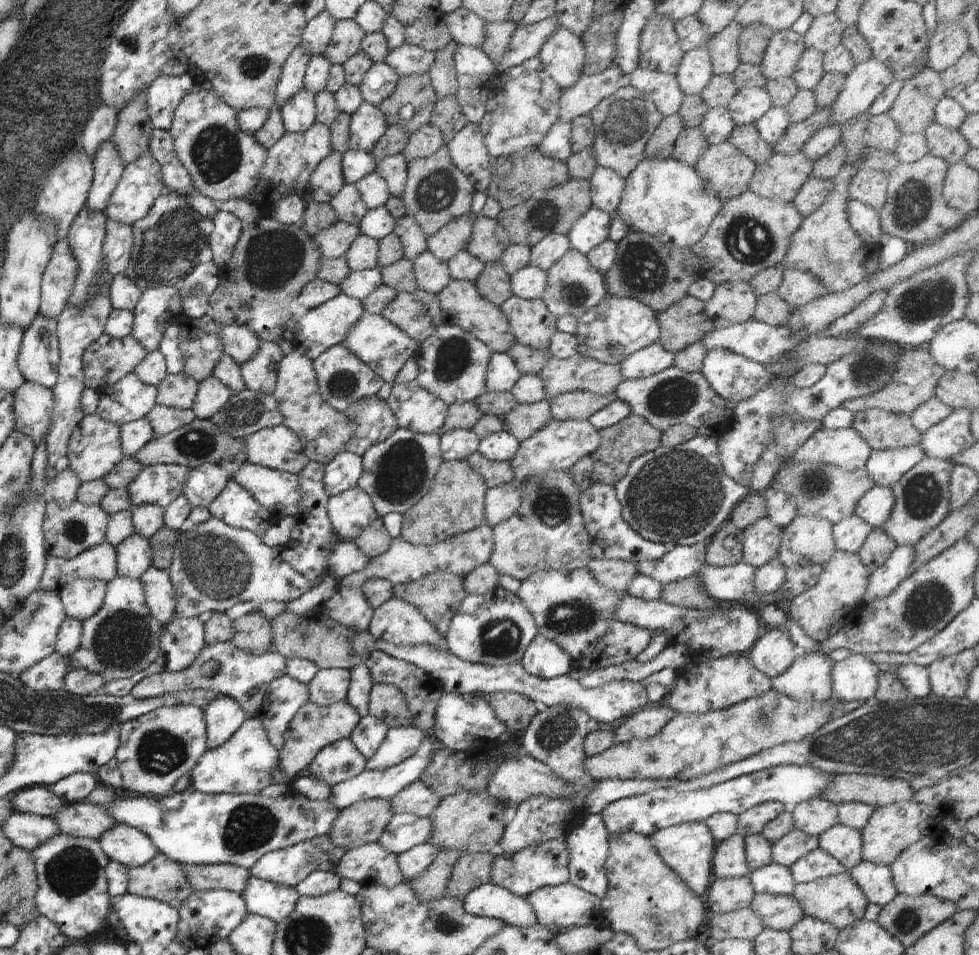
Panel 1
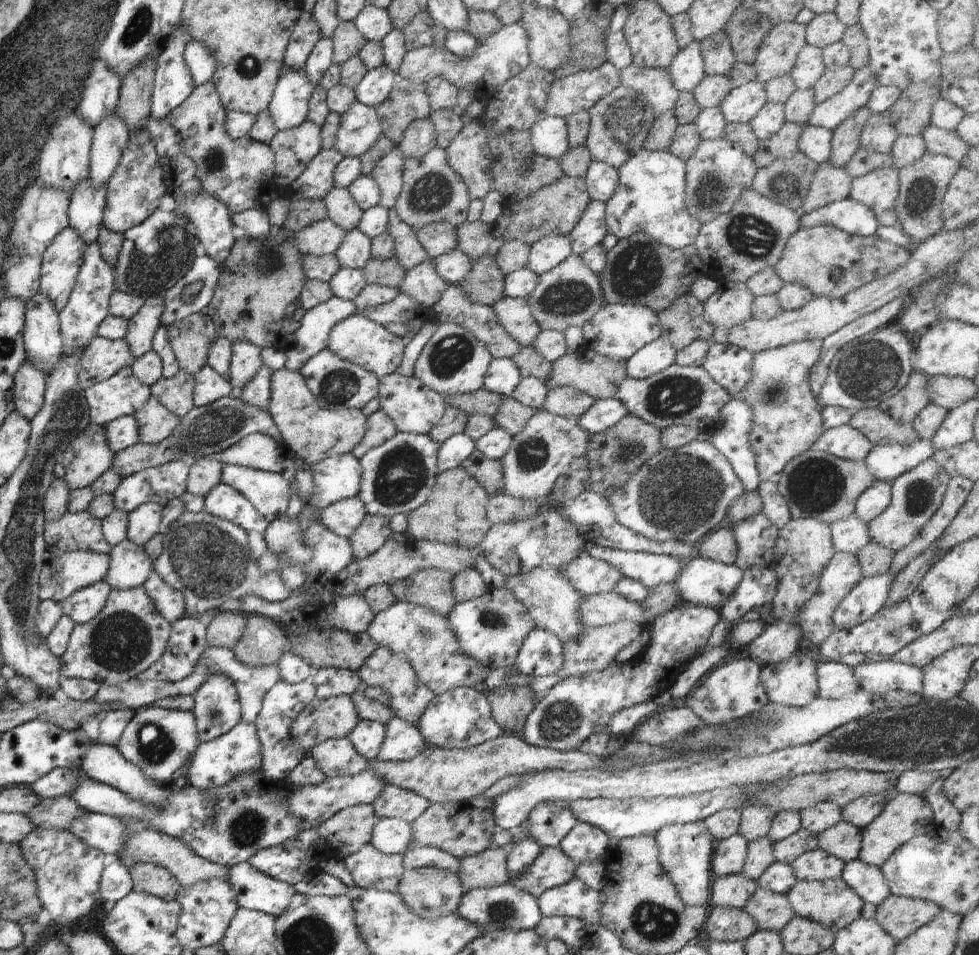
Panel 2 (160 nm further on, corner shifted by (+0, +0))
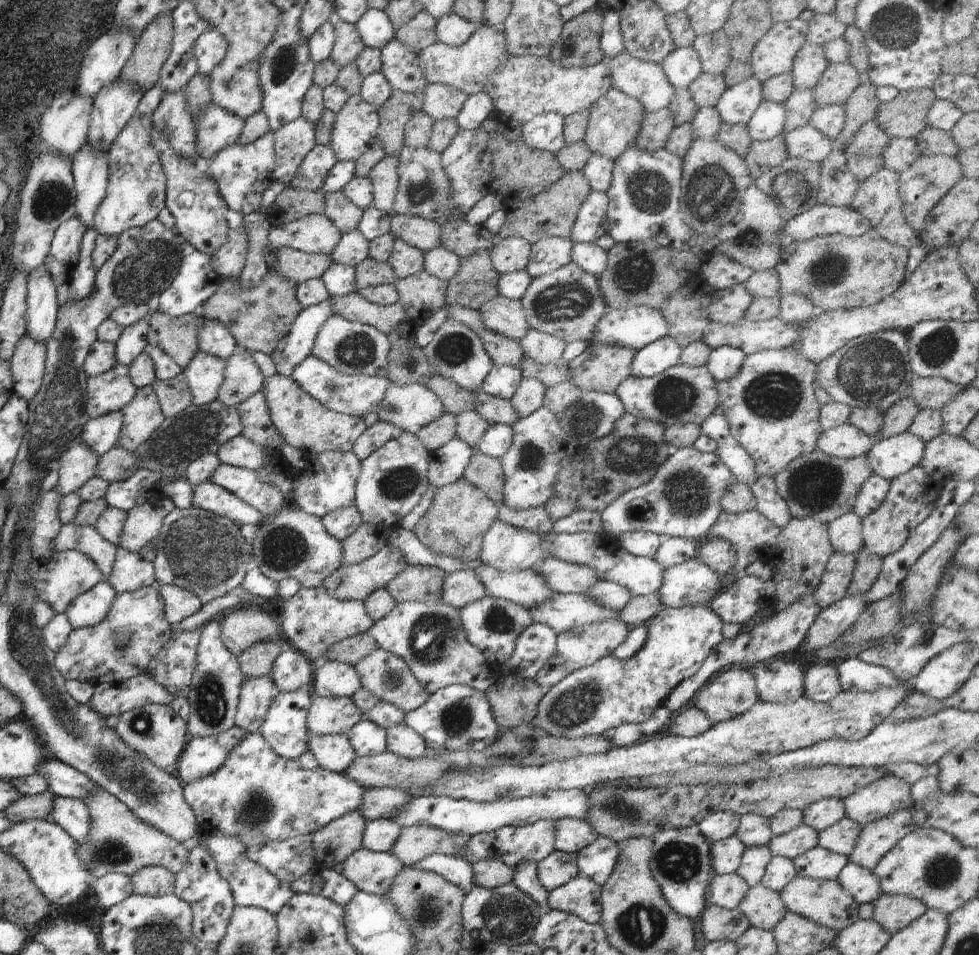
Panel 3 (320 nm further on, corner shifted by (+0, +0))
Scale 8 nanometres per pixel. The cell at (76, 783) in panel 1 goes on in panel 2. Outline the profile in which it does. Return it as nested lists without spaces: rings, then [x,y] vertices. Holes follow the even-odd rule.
[[[53,768],[48,774],[41,776],[28,787],[41,799],[56,798],[62,795],[69,796],[80,777],[82,775],[77,776],[72,769]]]

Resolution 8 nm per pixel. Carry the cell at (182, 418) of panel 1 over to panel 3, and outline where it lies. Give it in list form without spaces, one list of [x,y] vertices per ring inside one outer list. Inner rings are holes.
[[[151,385],[137,388],[132,400],[119,411],[123,416],[123,429],[117,446],[130,452],[142,444],[165,419]]]

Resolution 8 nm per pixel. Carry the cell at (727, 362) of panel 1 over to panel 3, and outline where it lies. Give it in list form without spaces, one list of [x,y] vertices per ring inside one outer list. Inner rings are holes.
[[[723,346],[710,351],[705,365],[717,381],[725,381],[736,376],[746,357],[743,350]]]

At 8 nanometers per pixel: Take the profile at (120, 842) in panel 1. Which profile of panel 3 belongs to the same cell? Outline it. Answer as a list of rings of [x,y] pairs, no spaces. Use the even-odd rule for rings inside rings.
[[[55,796],[54,808],[46,820],[58,824],[74,841],[79,844],[88,842],[92,828],[92,818],[88,806],[79,799]]]

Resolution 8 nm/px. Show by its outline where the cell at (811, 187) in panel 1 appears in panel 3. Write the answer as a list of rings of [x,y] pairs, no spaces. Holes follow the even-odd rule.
[[[838,148],[821,162],[818,205],[850,207],[860,181],[849,171],[847,159]]]

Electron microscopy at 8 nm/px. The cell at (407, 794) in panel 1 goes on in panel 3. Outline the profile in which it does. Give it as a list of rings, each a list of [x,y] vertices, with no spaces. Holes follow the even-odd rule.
[[[392,787],[366,789],[357,808],[367,821],[390,819],[393,812],[412,798],[405,790]]]

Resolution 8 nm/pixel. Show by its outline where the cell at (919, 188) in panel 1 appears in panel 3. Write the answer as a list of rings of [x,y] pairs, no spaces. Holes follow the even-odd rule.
[[[926,155],[918,157],[912,166],[899,172],[899,195],[907,223],[918,233],[925,229],[925,218],[962,179],[963,168],[957,157],[948,155]]]

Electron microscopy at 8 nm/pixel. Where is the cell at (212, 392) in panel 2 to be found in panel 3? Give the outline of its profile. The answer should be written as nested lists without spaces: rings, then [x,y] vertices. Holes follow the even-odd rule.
[[[198,351],[183,368],[194,405],[210,404],[217,399],[226,365],[227,361],[223,358]]]

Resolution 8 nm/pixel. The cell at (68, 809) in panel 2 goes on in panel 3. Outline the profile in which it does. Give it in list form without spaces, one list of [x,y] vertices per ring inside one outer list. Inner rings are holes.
[[[49,791],[38,795],[21,796],[15,802],[12,802],[6,810],[4,816],[12,823],[26,822],[26,820],[46,820],[46,816],[54,808],[54,794]]]

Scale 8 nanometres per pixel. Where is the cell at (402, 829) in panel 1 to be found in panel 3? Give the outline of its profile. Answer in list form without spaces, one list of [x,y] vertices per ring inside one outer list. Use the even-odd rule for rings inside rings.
[[[392,819],[367,821],[362,846],[375,853],[390,853],[401,828]]]

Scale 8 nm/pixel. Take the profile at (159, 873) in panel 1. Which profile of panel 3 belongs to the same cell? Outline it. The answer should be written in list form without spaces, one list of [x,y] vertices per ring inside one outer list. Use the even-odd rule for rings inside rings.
[[[142,867],[131,876],[131,881],[133,892],[139,895],[174,895],[175,874],[164,867]]]

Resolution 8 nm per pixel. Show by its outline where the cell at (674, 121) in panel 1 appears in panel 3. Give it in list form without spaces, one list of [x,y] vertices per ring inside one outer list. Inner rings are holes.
[[[668,109],[646,112],[634,144],[647,151],[664,149],[669,134],[675,125],[673,114]]]

